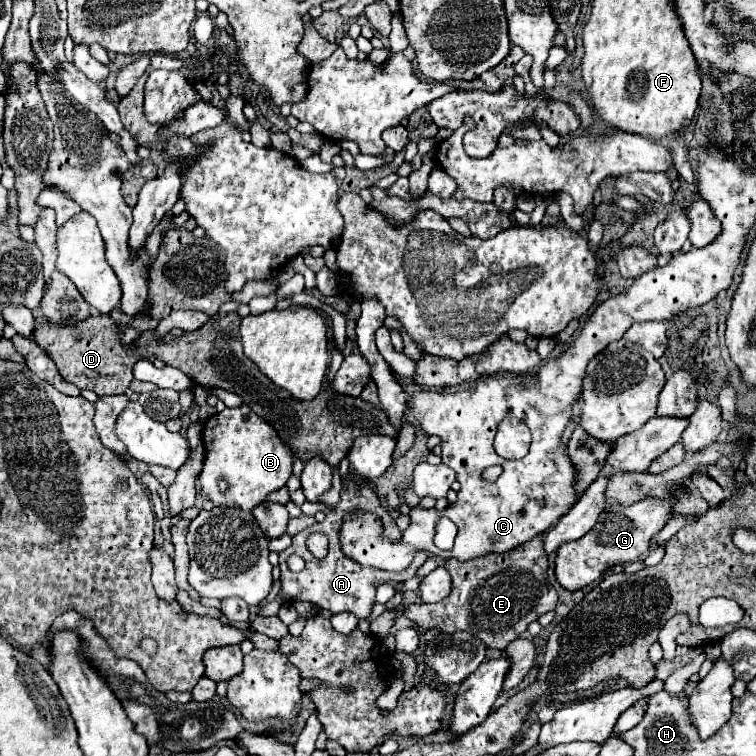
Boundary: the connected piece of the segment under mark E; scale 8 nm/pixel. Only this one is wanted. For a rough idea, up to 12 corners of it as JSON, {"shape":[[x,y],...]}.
{"shape":[[541,538],[447,560],[451,594],[409,604],[425,630],[505,650],[557,606]]}

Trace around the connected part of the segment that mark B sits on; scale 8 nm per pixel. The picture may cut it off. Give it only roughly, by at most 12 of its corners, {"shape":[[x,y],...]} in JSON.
{"shape":[[245,404],[205,422],[201,494],[253,510],[291,448]]}

